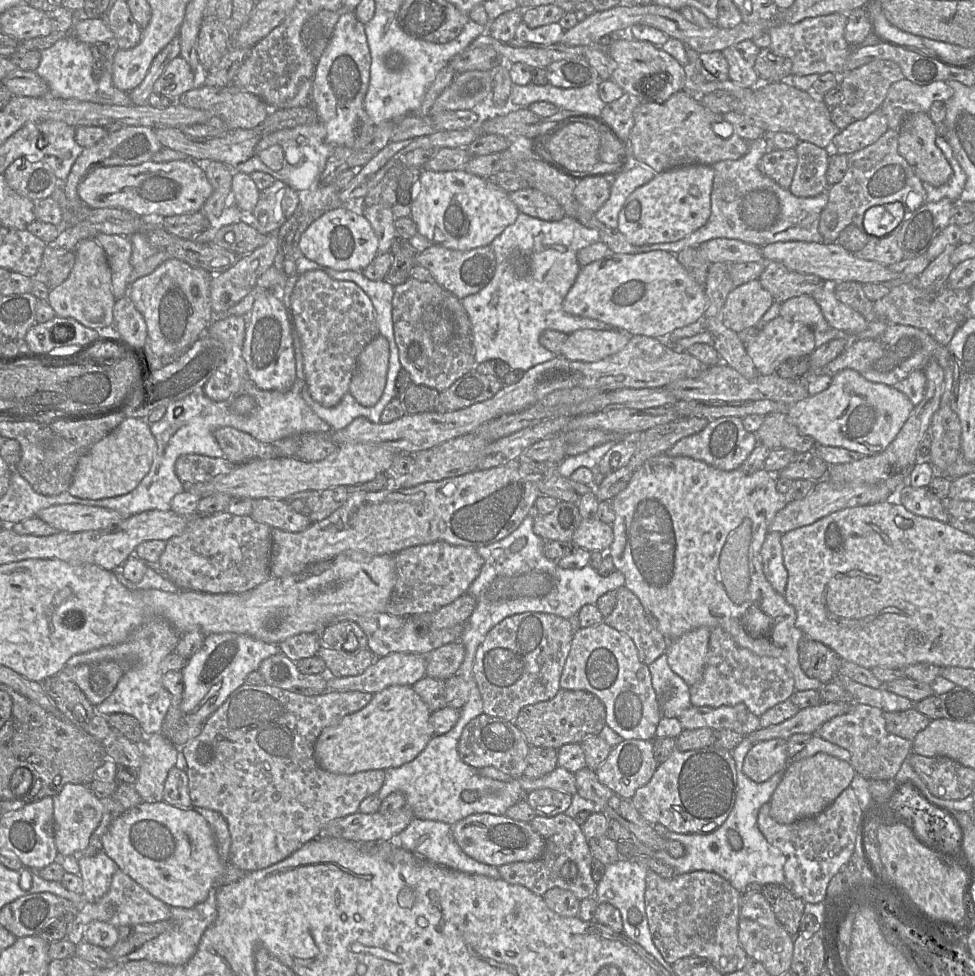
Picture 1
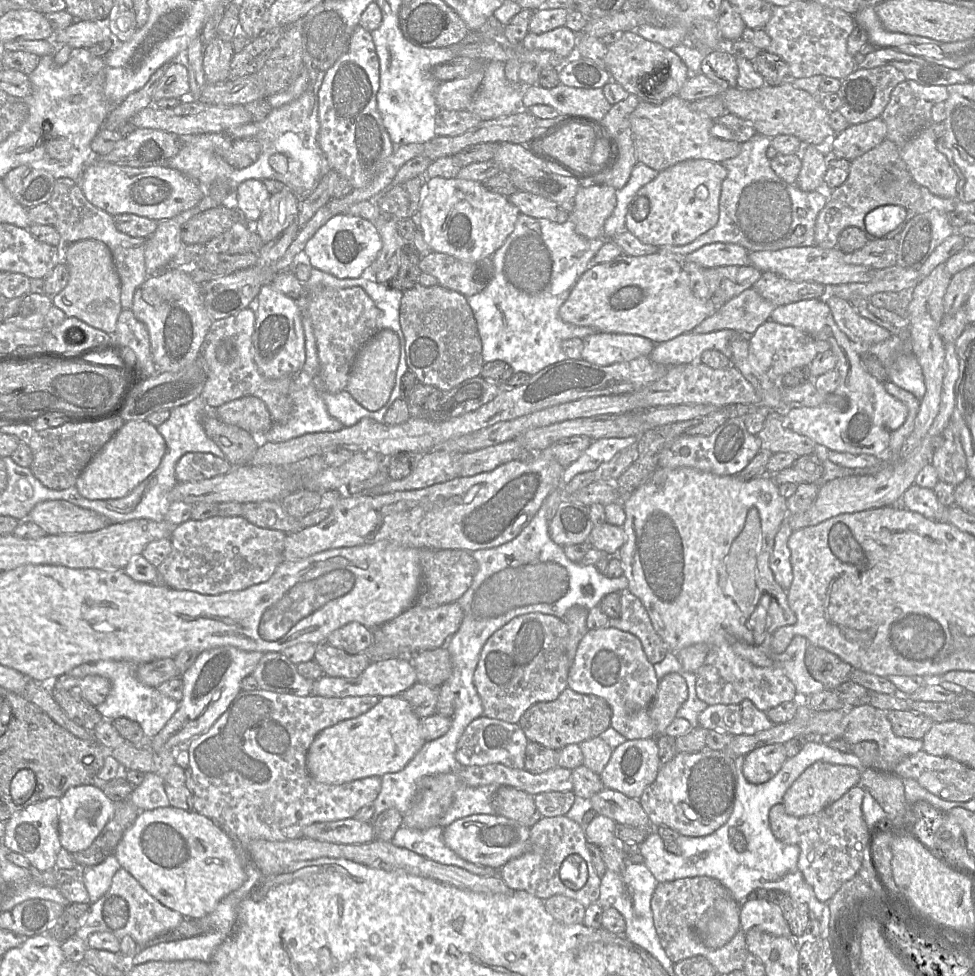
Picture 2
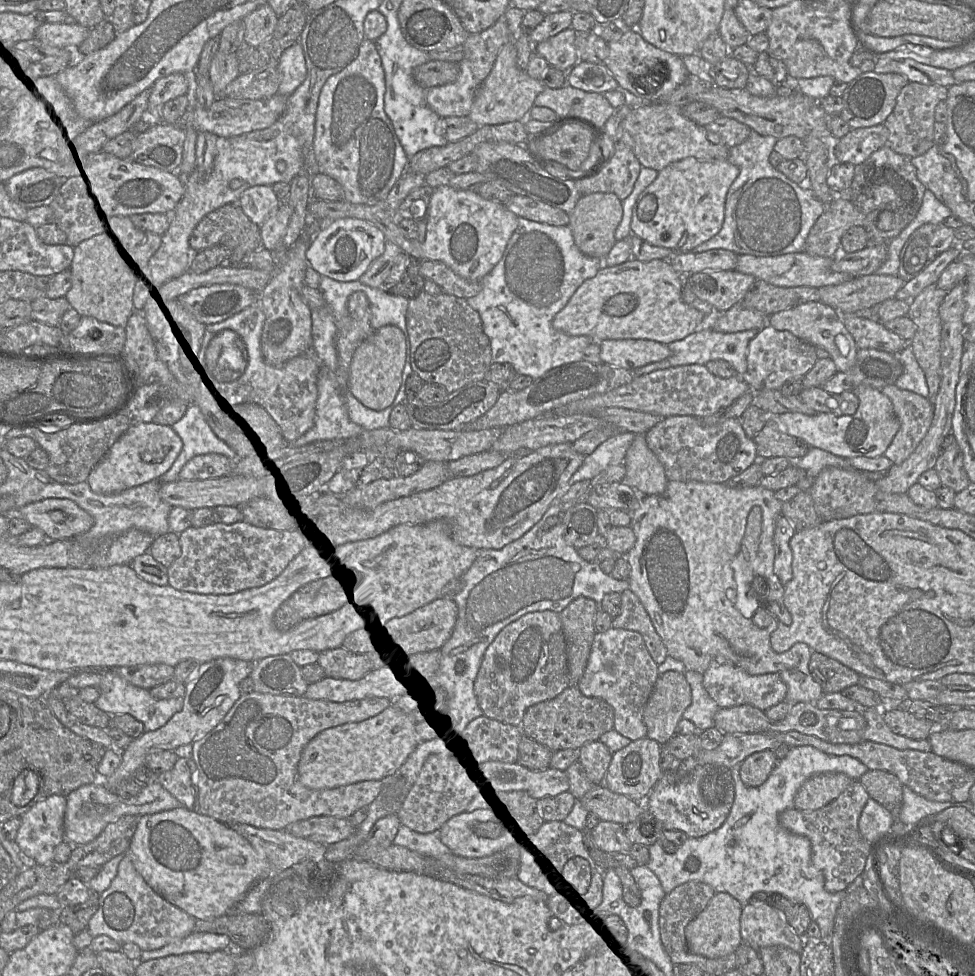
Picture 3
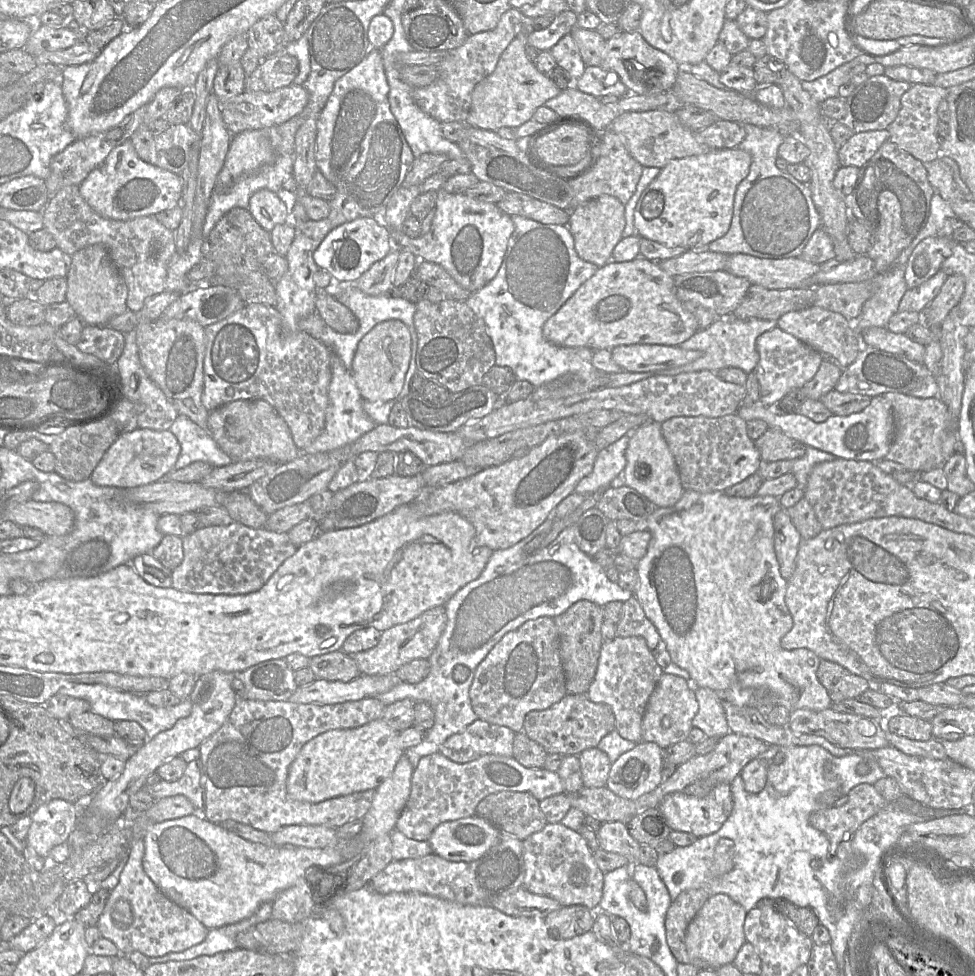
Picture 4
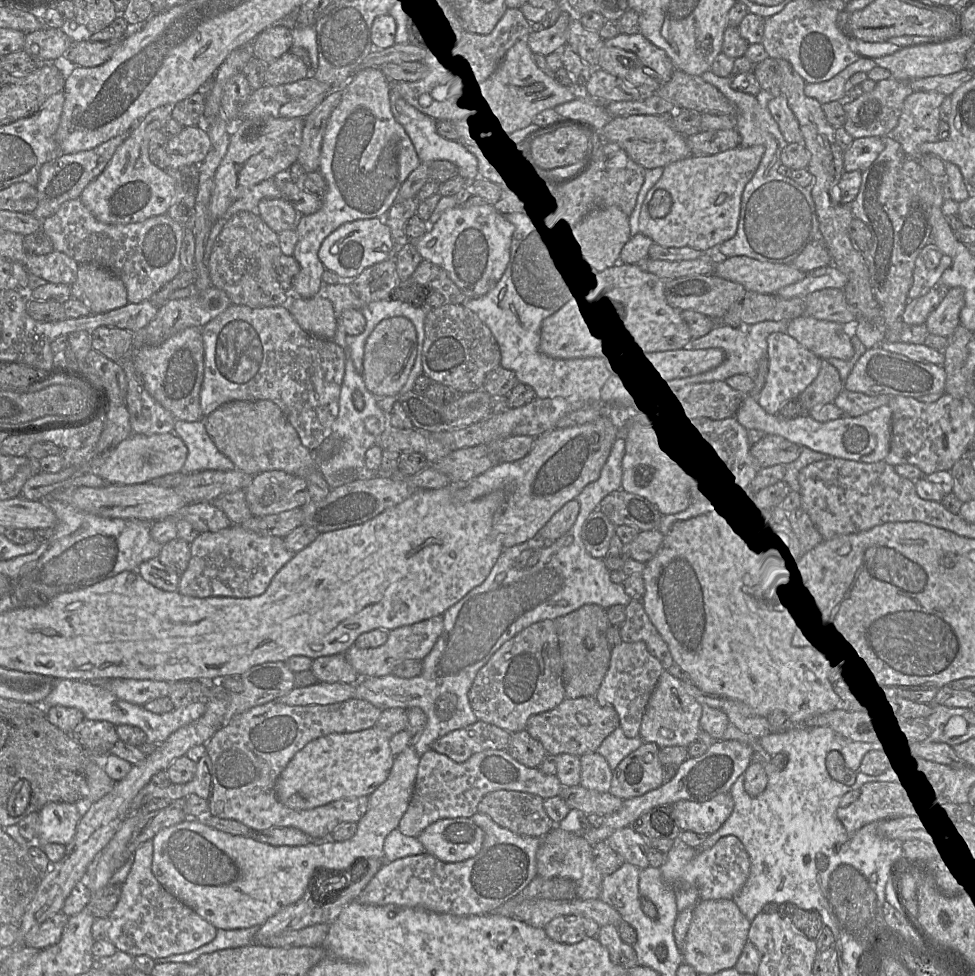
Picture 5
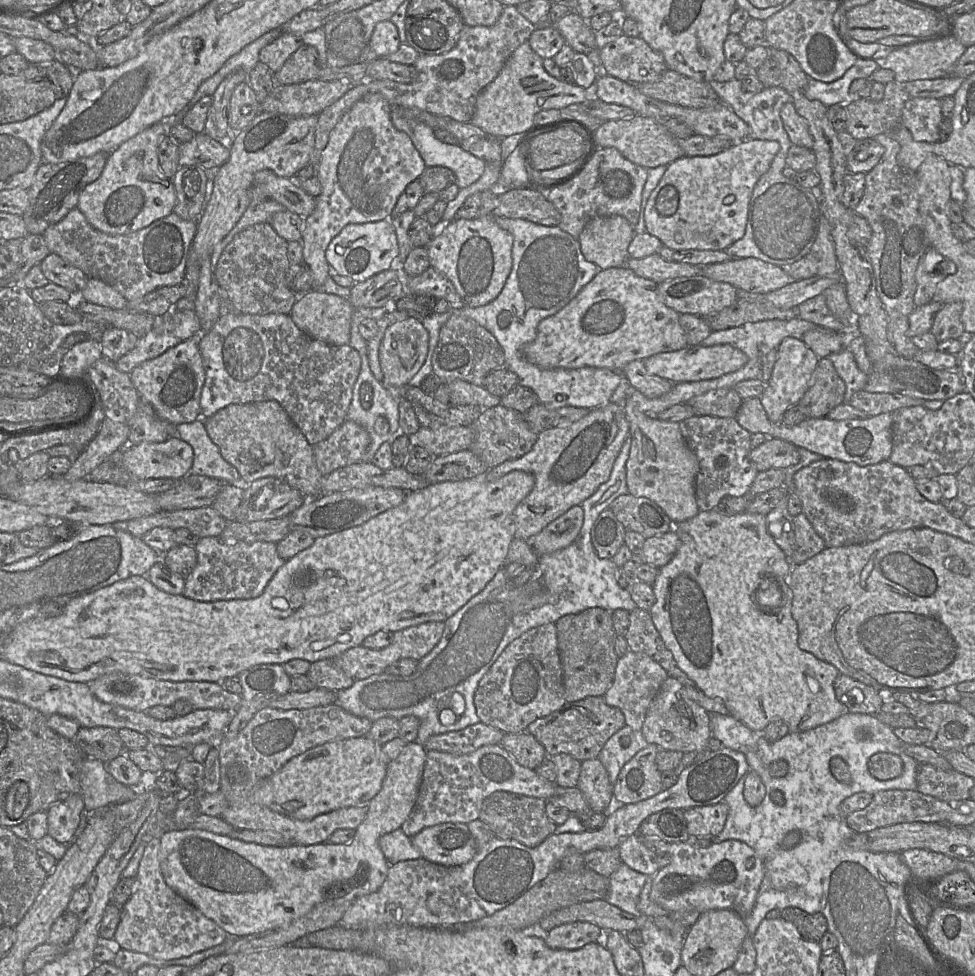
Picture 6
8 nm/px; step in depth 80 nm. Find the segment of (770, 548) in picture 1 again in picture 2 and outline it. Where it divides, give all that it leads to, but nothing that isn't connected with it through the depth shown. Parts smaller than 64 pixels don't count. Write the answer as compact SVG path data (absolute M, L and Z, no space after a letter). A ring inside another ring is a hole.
M784 520L775 536L773 551L769 560L769 567L775 581L785 591L790 588L793 580L790 550L788 548L788 539L792 533L793 530L791 530L788 523Z

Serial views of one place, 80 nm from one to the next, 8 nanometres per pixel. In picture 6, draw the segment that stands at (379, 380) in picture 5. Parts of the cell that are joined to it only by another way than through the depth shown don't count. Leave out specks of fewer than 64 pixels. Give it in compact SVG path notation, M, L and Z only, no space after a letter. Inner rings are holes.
M408 317L387 327L379 348L384 387L405 386L425 363L429 349L429 332L422 322Z

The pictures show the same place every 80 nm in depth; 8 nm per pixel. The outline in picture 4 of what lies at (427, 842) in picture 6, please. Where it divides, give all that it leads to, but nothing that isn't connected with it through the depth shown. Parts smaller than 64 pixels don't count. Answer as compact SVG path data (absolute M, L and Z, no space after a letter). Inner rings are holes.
M473 815L439 824L427 842L436 854L452 862L481 858L499 840L501 831L489 821Z

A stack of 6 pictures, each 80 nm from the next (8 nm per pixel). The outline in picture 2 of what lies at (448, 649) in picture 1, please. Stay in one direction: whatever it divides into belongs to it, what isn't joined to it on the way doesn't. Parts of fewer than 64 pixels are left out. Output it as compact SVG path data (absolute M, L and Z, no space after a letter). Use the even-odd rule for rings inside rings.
M445 646L416 653L411 661L416 670L416 683L440 687L452 674L452 660Z

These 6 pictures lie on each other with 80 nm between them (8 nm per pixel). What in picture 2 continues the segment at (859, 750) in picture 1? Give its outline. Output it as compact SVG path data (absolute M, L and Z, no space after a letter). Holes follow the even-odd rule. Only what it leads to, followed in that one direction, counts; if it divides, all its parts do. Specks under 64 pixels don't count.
M871 704L846 708L848 726L842 739L848 743L875 742L882 758L890 765L890 771L883 772L894 772L902 758L923 749L923 740L897 736L886 712Z

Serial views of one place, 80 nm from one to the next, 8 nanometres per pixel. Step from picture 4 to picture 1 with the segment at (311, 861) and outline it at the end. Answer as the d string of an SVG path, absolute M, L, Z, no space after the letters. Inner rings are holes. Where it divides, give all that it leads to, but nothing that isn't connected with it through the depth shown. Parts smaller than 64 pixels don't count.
M163 801L141 802L123 813L112 821L101 843L101 850L121 871L170 907L188 909L204 902L218 887L227 864L220 859L213 831L203 816Z

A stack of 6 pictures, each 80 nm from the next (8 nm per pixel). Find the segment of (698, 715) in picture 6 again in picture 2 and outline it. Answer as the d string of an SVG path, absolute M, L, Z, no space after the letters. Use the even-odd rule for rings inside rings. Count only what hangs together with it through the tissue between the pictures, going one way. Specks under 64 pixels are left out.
M669 673L659 680L656 696L649 707L649 717L654 725L654 737L664 735L687 697L687 684L681 675Z

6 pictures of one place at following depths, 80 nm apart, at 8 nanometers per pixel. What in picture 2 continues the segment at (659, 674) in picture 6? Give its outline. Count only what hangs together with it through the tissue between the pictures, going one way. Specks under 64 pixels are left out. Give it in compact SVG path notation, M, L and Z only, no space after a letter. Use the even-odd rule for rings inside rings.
M610 626L585 634L568 673L568 688L580 694L601 697L609 704L612 710L610 727L627 740L654 737L649 707L656 696L658 682L639 638Z

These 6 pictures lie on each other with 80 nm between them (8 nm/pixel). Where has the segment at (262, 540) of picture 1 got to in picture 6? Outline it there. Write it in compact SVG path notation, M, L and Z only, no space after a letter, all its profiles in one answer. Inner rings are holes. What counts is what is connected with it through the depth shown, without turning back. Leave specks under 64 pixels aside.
M203 537L194 548L197 552L197 564L185 579L183 595L201 602L256 598L286 562L278 555L277 544L273 542L225 543L218 537Z

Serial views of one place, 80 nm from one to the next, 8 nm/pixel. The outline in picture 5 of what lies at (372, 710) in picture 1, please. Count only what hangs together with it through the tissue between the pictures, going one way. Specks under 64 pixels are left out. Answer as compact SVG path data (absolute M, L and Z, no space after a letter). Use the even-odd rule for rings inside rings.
M375 727L351 733L332 733L307 743L286 765L275 784L277 799L285 806L305 810L328 804L330 802L369 796L388 777L395 756L389 744L390 738Z

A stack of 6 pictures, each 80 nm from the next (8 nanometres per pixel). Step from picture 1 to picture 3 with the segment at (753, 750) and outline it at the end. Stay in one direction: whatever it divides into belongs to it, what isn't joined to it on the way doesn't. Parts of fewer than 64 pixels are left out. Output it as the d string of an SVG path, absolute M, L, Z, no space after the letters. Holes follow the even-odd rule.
M774 750L751 754L741 763L742 782L748 787L759 787L768 779L778 761Z

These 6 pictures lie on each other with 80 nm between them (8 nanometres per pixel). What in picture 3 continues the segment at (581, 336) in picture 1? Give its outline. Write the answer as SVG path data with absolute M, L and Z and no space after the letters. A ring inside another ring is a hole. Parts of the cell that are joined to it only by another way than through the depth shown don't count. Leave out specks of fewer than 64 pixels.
M647 339L603 340L599 342L603 364L634 370L670 356L666 344Z

